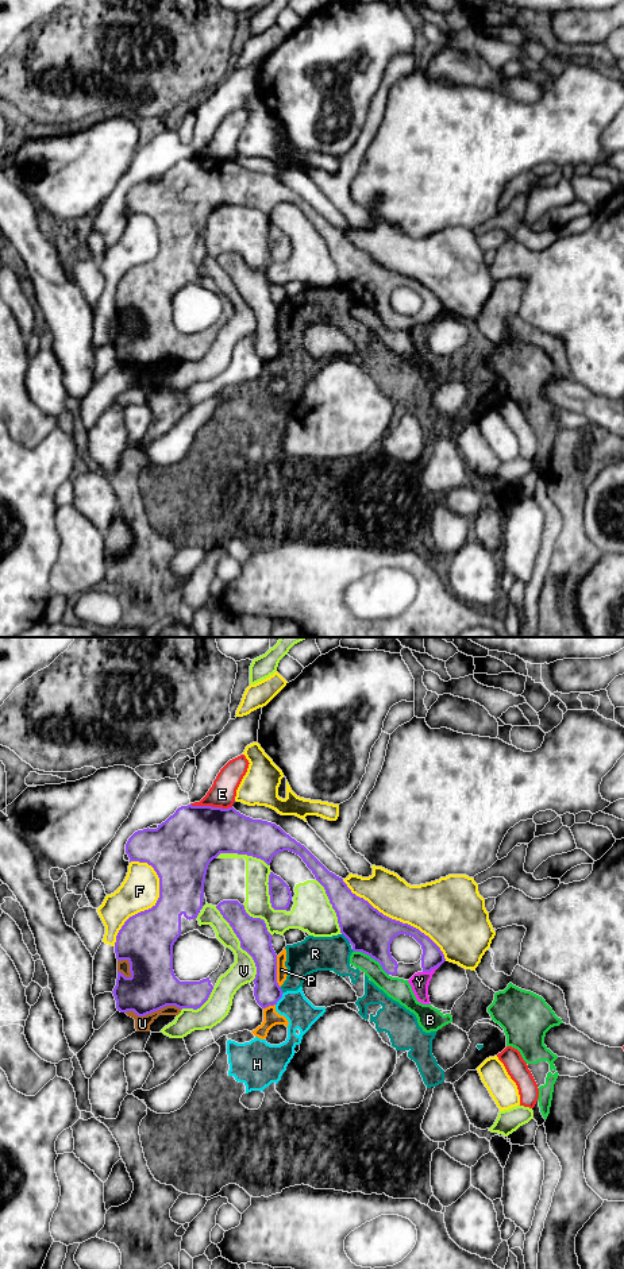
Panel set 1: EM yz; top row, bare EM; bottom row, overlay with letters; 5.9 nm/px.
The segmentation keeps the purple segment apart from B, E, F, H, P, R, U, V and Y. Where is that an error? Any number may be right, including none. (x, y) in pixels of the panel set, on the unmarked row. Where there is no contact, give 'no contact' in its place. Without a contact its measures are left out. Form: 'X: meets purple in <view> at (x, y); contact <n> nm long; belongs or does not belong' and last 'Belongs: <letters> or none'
B: meets purple in yz at (373, 309); contact 260 nm long; does not belong
E: meets purple in yz at (211, 158); contact 240 nm long; does not belong
F: meets purple in yz at (149, 261); contact 550 nm long; does not belong
H: meets purple in yz at (280, 350); contact 90 nm long; does not belong
P: meets purple in yz at (276, 324); contact 190 nm long; does not belong
R: meets purple in yz at (346, 289); contact 80 nm long; does not belong
U: meets purple in yz at (153, 363); contact 340 nm long; does not belong
V: meets purple in yz at (241, 296); contact 500 nm long; does not belong
Y: meets purple in yz at (431, 321); contact 120 nm long; does not belong
Belongs: none

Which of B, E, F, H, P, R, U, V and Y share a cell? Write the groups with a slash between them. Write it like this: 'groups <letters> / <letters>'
groups B / E / F / H P R U Y / V

